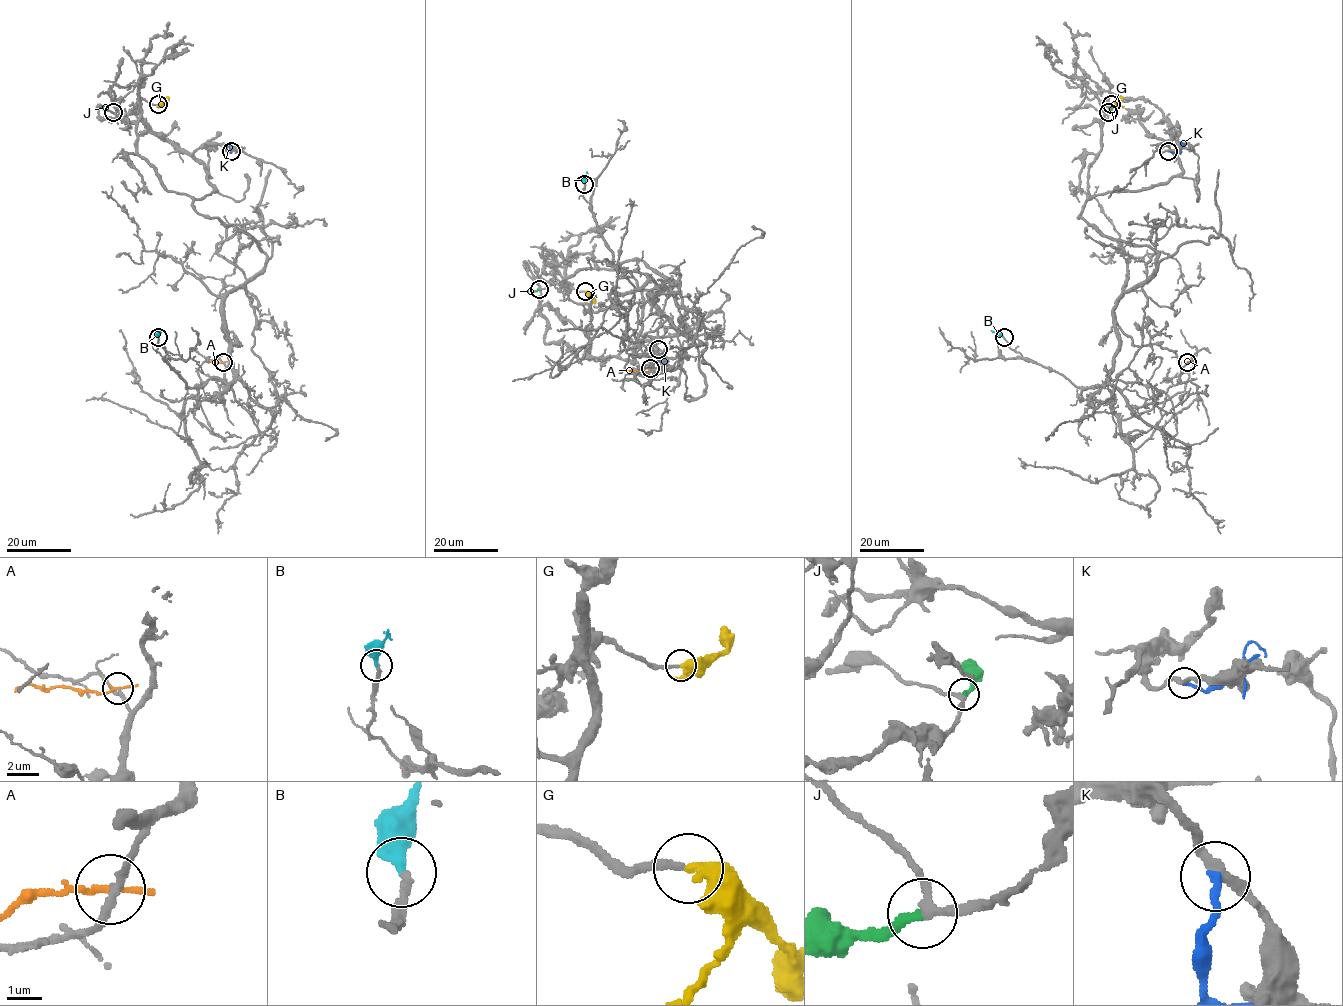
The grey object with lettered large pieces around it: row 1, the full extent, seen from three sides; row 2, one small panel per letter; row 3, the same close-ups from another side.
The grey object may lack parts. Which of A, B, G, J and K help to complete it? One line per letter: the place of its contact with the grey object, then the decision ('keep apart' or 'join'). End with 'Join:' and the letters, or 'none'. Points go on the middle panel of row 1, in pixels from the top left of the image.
A: (650, 368) | keep apart
B: (584, 184) | join
G: (585, 291) | join
J: (539, 289) | join
K: (658, 349) | keep apart
Join: B, G, J

